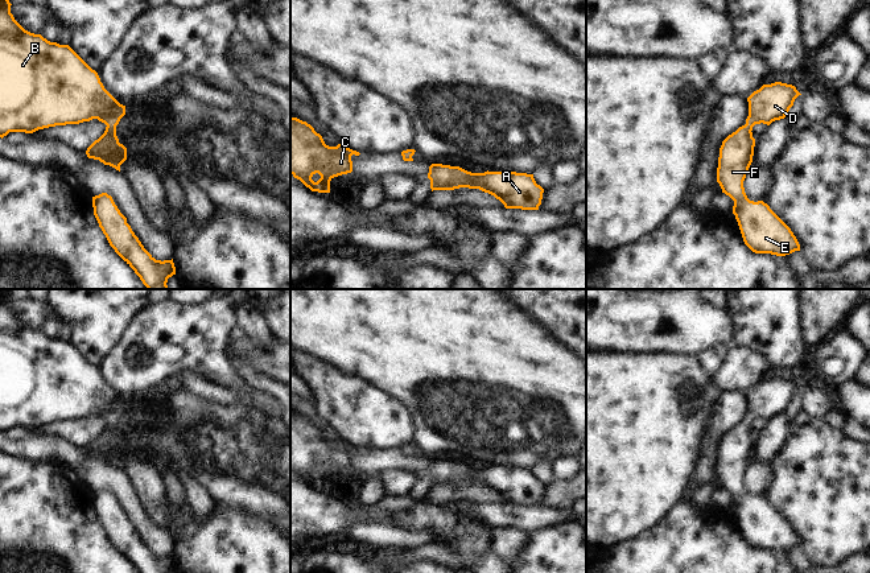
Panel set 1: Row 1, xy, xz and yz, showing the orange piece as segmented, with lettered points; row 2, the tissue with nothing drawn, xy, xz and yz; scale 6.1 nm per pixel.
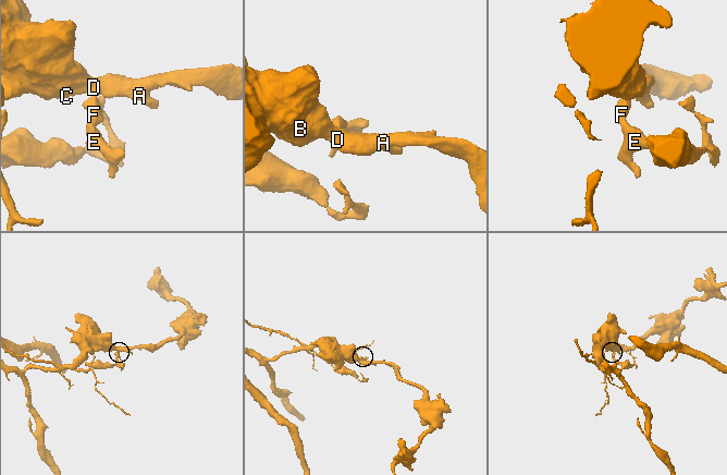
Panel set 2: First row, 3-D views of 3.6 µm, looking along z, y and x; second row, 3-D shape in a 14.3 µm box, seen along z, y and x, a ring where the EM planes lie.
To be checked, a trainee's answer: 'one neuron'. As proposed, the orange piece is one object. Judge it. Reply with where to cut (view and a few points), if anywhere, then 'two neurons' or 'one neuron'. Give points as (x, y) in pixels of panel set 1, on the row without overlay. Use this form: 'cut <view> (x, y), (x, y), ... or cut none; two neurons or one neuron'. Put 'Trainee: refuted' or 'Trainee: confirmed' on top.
Trainee: confirmed
cut none; one neuron

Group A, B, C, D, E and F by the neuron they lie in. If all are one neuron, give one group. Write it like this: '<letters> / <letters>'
A B C D E F

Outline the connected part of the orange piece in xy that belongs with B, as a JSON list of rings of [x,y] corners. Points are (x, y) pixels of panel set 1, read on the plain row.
[[[0,289],[0,433],[9,428],[33,429],[98,415],[107,422],[86,450],[120,467],[127,444],[119,438],[116,421],[125,411],[125,401],[104,384],[98,368],[69,341],[50,338],[41,330],[25,326],[11,309],[11,301],[8,293]]]

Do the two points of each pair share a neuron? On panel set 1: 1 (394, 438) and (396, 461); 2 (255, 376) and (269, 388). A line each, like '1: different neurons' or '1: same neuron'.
1: different neurons
2: same neuron

